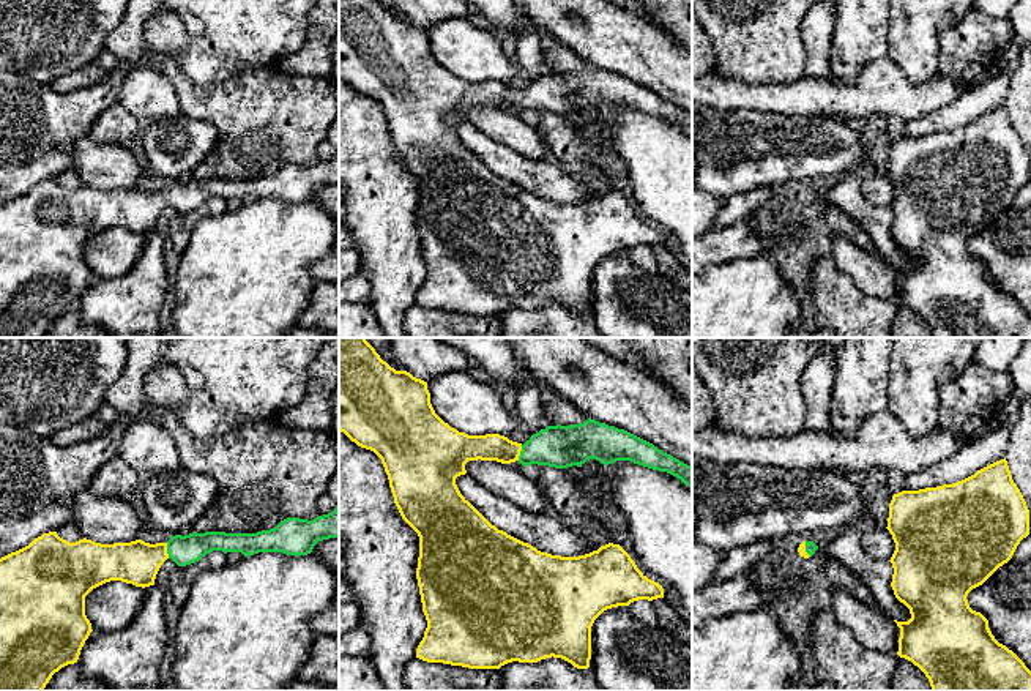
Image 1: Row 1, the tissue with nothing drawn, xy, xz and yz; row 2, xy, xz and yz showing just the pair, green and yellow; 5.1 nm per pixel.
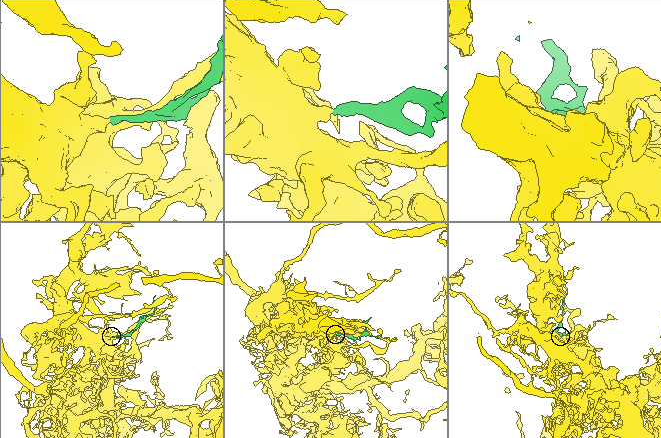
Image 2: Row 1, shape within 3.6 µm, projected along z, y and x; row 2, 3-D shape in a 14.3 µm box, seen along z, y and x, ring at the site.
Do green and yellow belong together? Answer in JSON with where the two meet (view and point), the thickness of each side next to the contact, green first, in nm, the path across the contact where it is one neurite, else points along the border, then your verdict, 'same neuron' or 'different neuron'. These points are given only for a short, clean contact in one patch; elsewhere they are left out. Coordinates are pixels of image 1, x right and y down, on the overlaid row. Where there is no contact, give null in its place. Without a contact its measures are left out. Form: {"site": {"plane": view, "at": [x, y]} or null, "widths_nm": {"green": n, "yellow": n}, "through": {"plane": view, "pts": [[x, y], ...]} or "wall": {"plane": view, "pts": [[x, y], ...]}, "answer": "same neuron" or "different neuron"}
{"site": {"plane": "xy", "at": [167, 551]}, "widths_nm": {"green": 150, "yellow": 220}, "through": {"plane": "xy", "pts": [[191, 548], [167, 551], [137, 562]]}, "answer": "same neuron"}

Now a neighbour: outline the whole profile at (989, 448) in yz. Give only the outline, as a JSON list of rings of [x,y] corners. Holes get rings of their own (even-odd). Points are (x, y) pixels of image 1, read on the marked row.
[[[1017,388],[1006,404],[1003,423],[977,439],[971,446],[960,450],[949,459],[906,476],[903,491],[919,491],[962,481],[977,470],[1006,458],[1009,434],[1018,421],[1020,398]]]

